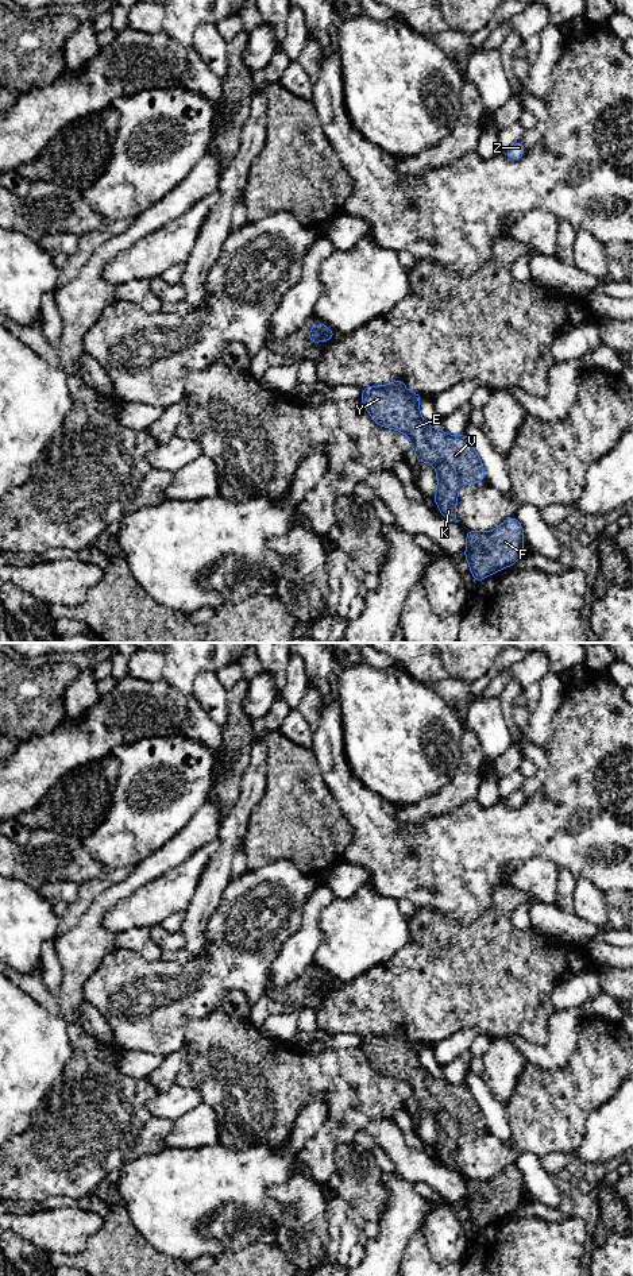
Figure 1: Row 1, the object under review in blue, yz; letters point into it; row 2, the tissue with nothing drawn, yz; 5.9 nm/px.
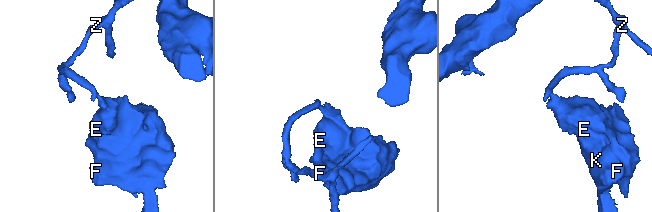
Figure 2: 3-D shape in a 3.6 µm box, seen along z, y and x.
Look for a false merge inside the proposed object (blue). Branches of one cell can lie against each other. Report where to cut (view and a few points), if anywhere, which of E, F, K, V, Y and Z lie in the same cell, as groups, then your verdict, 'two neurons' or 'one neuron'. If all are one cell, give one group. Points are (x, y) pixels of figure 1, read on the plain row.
cut yz (327, 975), (321, 986); groups E F K V Y / Z; two neurons

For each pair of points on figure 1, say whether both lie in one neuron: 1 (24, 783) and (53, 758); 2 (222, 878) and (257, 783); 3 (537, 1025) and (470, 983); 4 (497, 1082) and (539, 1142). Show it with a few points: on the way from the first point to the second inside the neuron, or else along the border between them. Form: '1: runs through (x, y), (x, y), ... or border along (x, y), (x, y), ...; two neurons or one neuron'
1: runs through (31, 777), (46, 762); one neuron
2: runs through (224, 855), (234, 824), (243, 806); one neuron
3: runs through (521, 1009), (496, 983), (486, 983); one neuron
4: border along (523, 1071), (505, 1106); two neurons

